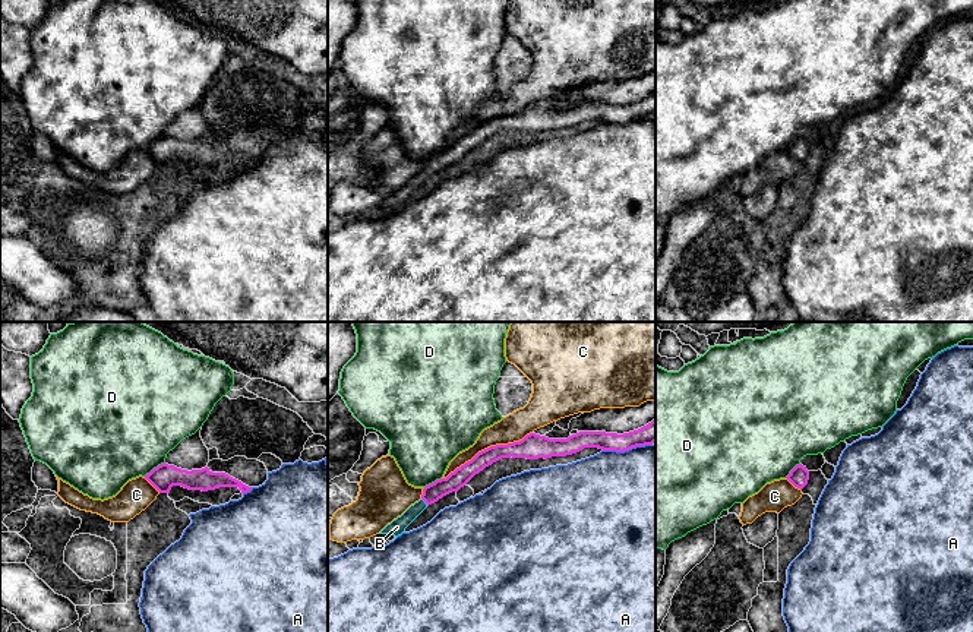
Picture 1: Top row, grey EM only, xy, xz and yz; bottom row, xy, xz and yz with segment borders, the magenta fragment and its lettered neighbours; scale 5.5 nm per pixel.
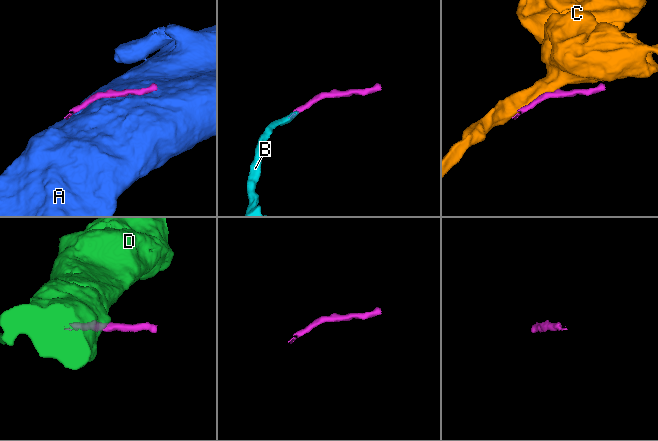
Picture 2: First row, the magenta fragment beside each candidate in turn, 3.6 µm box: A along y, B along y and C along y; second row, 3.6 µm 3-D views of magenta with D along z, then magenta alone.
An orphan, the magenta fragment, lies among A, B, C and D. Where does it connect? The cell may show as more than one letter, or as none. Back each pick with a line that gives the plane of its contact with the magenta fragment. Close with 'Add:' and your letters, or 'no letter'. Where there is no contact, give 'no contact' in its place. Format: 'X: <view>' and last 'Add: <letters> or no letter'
B: xz
Add: B

